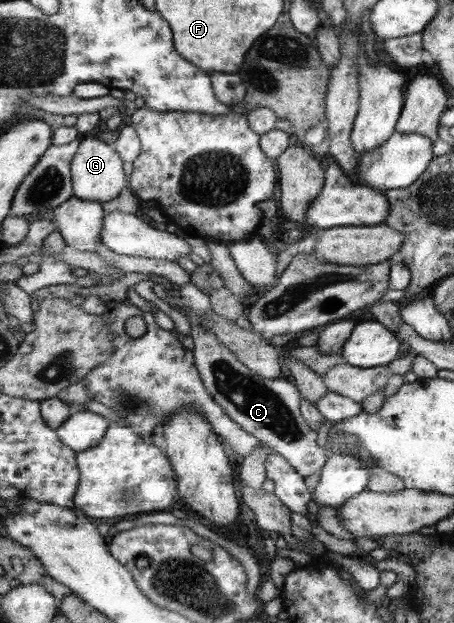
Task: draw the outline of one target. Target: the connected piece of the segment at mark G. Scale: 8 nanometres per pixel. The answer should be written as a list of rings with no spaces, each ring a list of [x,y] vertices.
[[[97,137],[83,139],[71,161],[74,197],[84,201],[98,202],[101,205],[118,198],[128,189],[127,175],[123,170],[123,164],[124,159],[113,144],[107,144]]]

